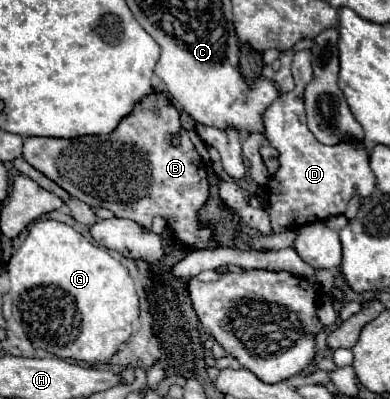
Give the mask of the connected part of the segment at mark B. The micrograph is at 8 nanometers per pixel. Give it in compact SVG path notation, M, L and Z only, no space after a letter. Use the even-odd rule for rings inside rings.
M167 92L147 94L143 100L137 102L133 112L125 116L111 134L79 136L71 140L29 136L25 138L23 158L33 168L37 168L47 178L51 178L55 184L59 184L63 190L67 190L71 196L83 200L91 208L107 208L115 212L117 218L129 218L139 222L141 226L151 226L151 220L155 216L163 216L173 228L173 234L181 244L189 248L199 248L199 250L217 248L217 244L213 242L211 230L203 228L197 218L199 208L207 202L207 196L209 196L207 170L189 134L181 128L179 110L173 106L171 96Z

